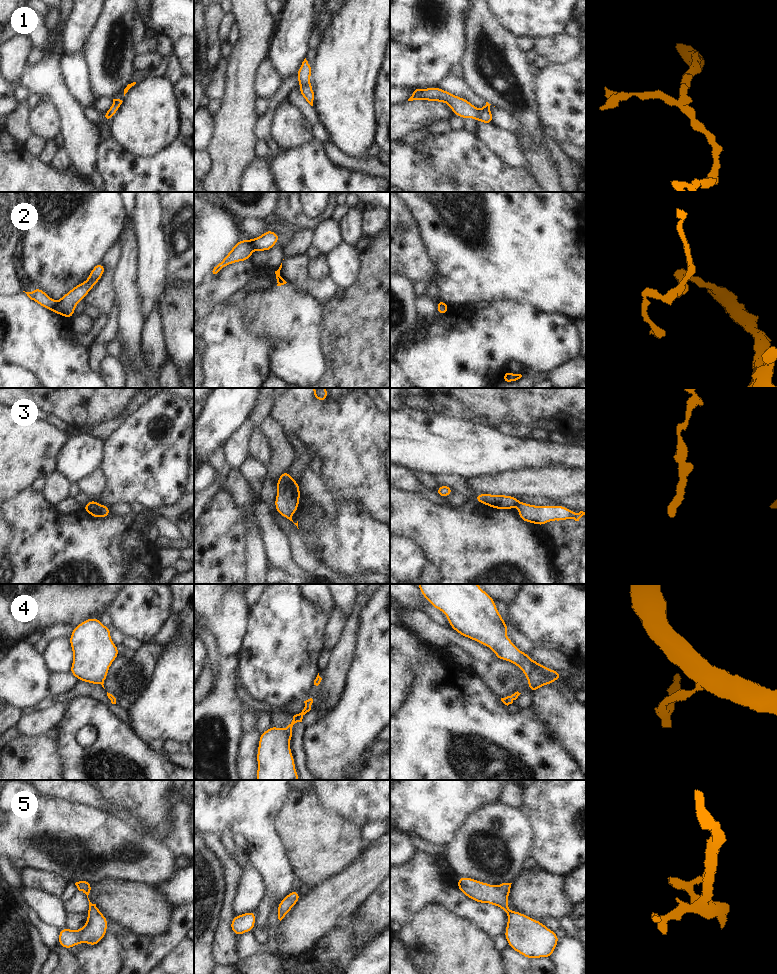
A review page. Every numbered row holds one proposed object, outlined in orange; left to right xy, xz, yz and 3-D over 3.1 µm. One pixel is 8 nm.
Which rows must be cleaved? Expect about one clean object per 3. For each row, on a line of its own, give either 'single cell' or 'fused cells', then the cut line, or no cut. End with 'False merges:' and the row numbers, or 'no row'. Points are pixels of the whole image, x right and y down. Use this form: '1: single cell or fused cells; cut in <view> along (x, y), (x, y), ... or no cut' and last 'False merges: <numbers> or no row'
1: fused cells; cut in yz along (478, 110), (481, 121)
2: fused cells; cut in xy along (57, 302), (51, 309)
3: fused cells; cut in xy along (95, 501), (85, 510)
4: single cell; no cut
5: single cell; no cut
False merges: 1, 2, 3

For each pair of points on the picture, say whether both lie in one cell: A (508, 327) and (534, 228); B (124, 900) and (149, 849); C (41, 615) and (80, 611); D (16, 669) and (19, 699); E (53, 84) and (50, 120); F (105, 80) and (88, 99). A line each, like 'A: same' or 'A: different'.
A: different
B: different
C: same
D: same
E: different
F: different

